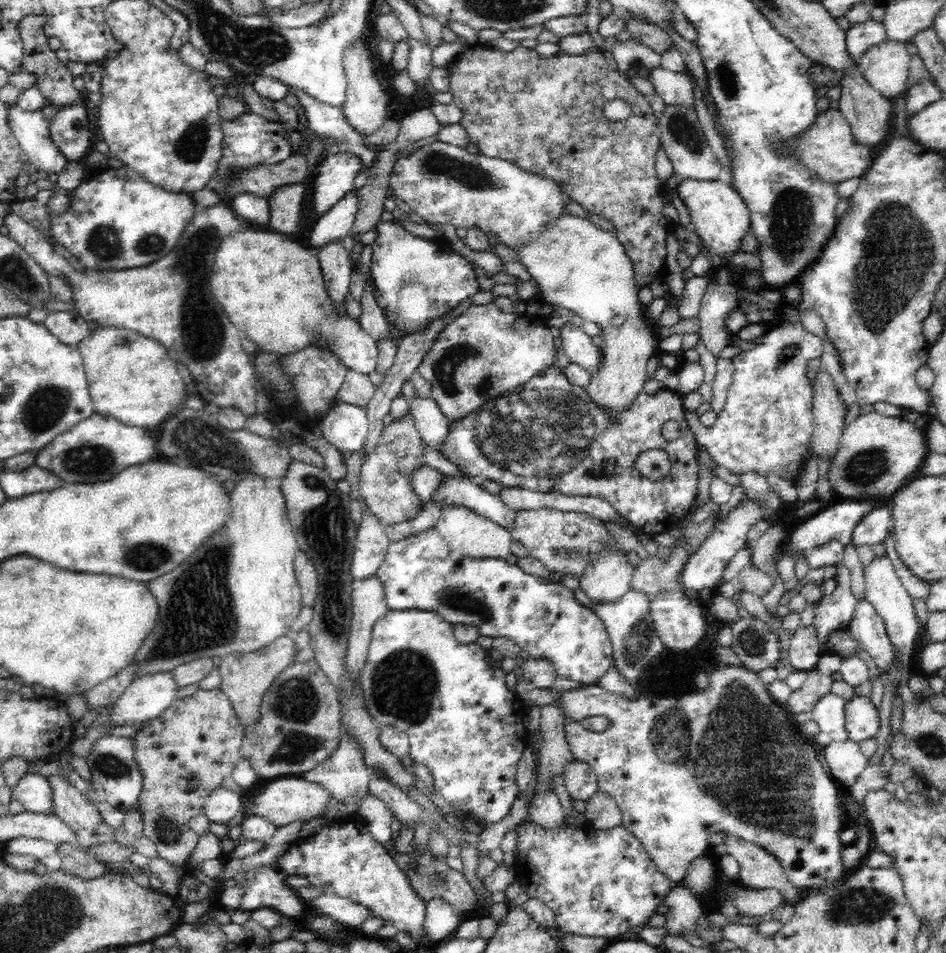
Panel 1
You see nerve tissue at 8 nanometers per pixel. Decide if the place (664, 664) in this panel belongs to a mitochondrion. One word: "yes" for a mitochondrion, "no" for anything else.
yes

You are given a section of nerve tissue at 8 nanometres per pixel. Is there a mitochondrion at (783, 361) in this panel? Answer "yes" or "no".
yes

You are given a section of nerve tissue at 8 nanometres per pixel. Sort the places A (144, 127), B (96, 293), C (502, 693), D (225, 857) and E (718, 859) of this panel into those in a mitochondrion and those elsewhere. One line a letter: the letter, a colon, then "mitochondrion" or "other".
A: other
B: other
C: other
D: other
E: other

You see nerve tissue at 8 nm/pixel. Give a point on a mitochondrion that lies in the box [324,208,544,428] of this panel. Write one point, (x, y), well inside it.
(445, 367)

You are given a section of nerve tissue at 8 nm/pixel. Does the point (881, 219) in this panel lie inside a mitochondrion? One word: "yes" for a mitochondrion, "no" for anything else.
yes

